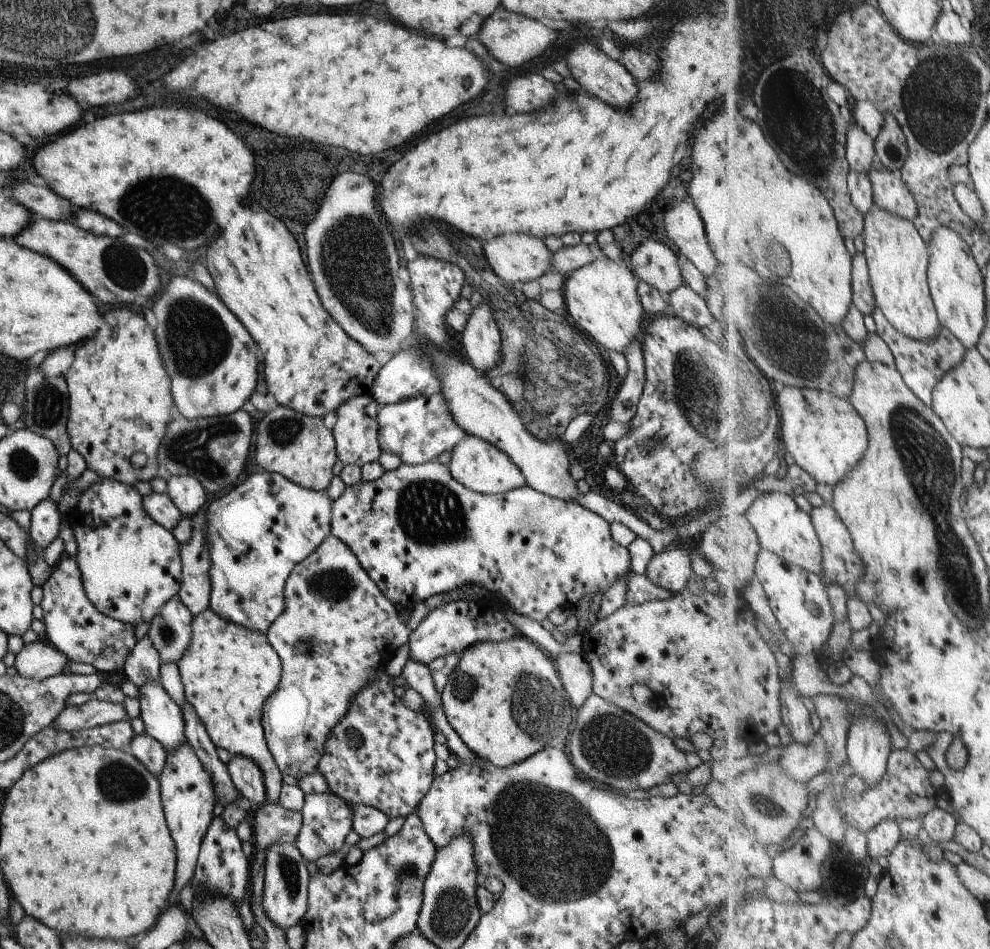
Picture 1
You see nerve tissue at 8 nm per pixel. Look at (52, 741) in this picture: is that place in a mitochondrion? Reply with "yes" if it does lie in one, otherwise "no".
no

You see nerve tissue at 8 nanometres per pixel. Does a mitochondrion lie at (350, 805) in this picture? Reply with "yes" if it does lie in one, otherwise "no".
no

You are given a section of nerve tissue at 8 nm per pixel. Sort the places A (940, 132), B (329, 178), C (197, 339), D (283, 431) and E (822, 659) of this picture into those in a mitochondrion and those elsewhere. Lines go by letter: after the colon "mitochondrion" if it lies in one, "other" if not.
A: mitochondrion
B: other
C: mitochondrion
D: mitochondrion
E: other

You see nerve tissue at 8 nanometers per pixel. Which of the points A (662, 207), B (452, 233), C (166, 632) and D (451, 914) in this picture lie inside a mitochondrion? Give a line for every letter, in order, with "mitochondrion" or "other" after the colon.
A: other
B: other
C: mitochondrion
D: mitochondrion

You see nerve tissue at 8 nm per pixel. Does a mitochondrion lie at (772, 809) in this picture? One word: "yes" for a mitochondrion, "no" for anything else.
yes

